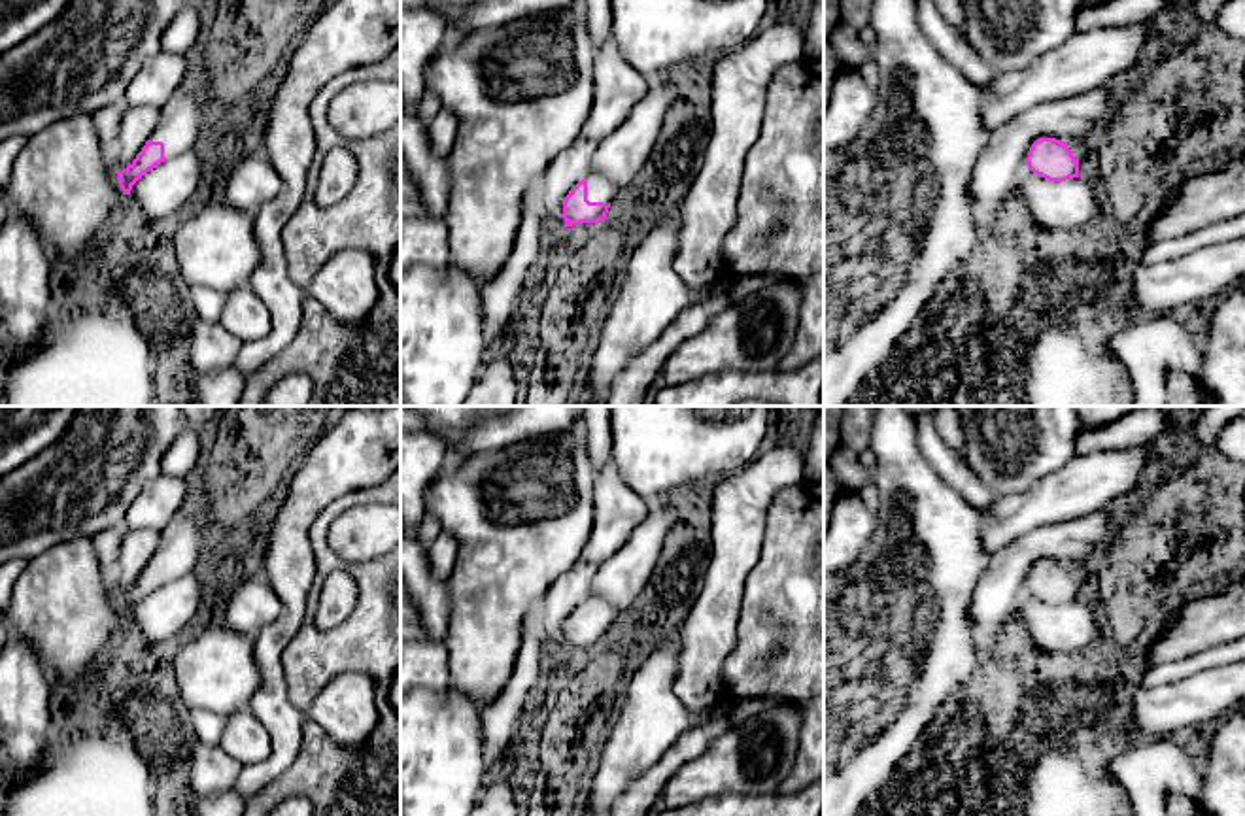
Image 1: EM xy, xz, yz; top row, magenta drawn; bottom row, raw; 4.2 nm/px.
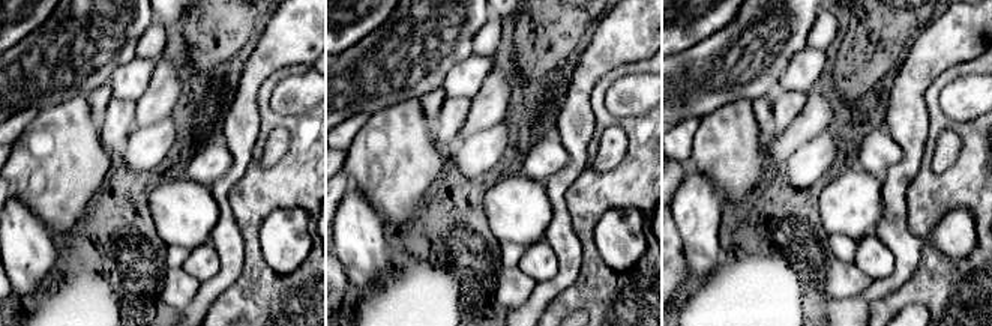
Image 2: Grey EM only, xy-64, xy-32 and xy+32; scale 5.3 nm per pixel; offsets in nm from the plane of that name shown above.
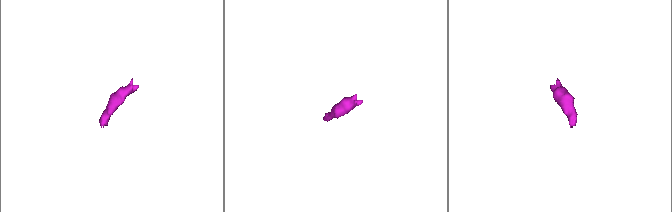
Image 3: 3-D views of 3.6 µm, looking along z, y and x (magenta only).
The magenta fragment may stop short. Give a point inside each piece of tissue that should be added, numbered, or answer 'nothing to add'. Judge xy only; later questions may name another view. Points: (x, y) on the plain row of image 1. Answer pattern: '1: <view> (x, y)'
1: xy (180, 544)

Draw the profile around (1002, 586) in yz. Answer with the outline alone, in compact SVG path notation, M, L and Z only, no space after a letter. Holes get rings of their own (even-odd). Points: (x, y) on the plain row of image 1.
M1111 508L1039 527L1015 538L990 555L969 603L969 616L982 635L992 635L1016 618L1026 599L1028 574L1039 561L1067 567L1073 561L1098 555L1115 529Z

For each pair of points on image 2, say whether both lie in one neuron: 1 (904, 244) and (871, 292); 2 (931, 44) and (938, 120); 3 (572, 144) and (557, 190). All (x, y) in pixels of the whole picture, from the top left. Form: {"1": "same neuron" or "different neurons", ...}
{"1": "same neuron", "2": "different neurons", "3": "same neuron"}

